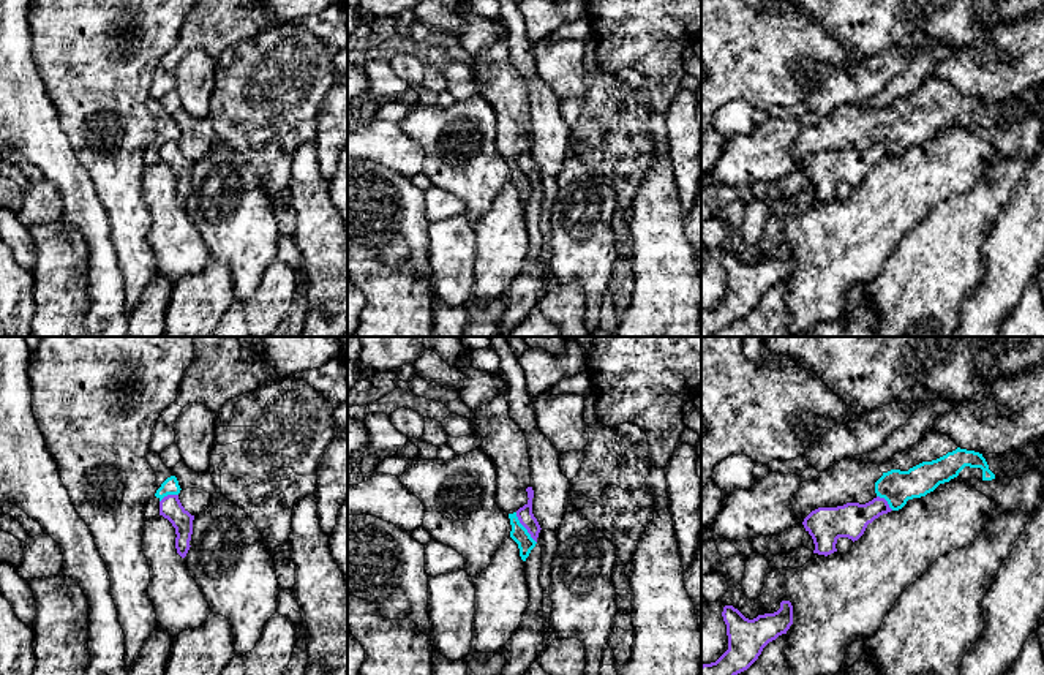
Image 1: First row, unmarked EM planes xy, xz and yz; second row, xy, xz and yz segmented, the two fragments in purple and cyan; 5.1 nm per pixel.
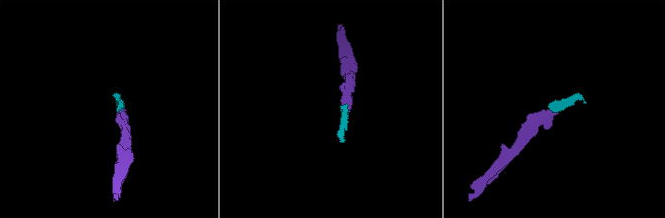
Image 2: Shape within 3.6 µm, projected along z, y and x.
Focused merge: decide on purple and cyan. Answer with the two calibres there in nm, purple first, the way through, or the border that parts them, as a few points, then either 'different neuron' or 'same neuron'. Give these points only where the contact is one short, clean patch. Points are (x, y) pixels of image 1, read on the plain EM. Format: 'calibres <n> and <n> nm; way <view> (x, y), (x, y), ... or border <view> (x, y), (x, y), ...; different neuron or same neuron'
calibres 80 and 90 nm; border xz (515, 158), (536, 188); different neuron

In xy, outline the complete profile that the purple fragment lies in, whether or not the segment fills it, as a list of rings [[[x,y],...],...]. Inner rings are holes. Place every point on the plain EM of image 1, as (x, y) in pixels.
[[[167,141],[160,147],[160,161],[167,164],[175,174],[175,194],[177,199],[185,204],[190,196],[190,187],[193,180],[193,166],[191,161],[180,149],[178,141]]]

